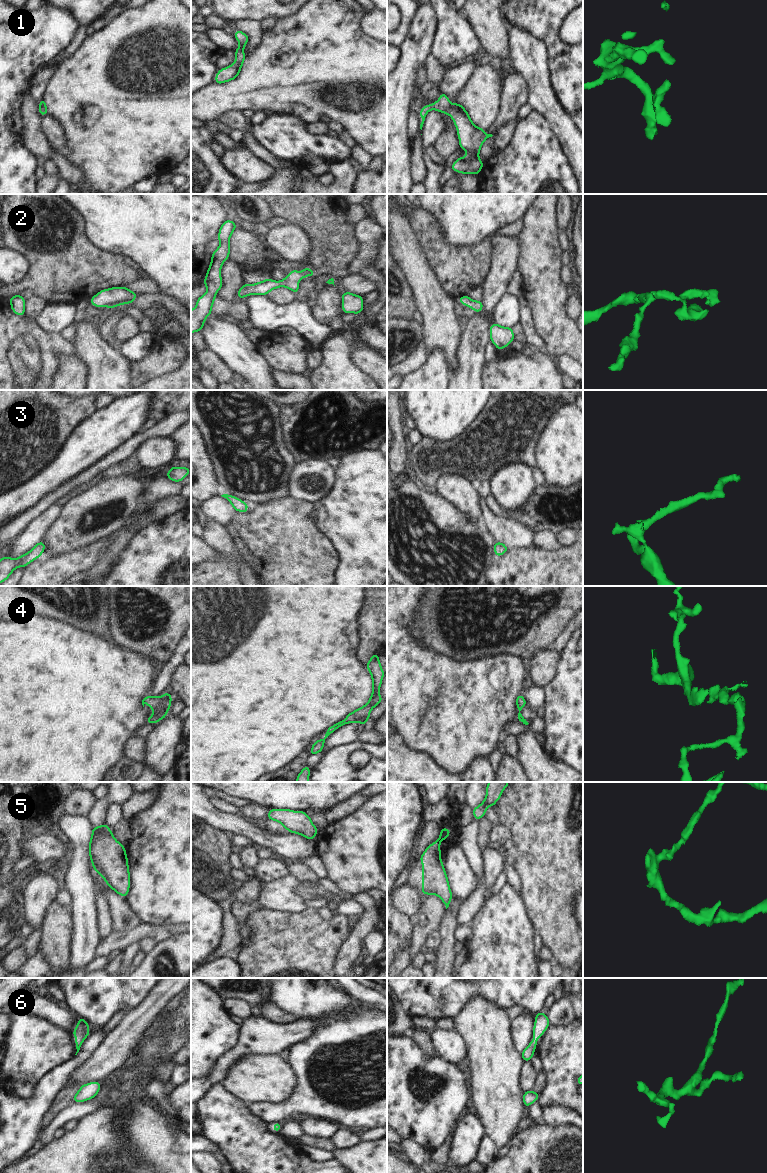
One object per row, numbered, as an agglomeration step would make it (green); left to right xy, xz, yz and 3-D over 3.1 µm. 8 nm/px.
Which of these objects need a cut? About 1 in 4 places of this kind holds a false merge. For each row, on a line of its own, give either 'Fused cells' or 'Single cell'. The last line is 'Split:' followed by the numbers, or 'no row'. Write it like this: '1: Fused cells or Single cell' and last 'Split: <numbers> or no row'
1: Single cell
2: Single cell
3: Single cell
4: Single cell
5: Single cell
6: Single cell
Split: no row.

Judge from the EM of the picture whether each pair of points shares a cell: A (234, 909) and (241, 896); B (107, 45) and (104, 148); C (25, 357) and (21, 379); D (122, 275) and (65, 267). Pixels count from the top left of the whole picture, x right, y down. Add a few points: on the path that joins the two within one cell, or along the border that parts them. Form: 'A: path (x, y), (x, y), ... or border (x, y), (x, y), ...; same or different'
A: border (234, 900), (249, 904); different
B: path (104, 71), (104, 122); same
C: path (25, 362), (25, 374); same
D: path (108, 269), (79, 269); same

